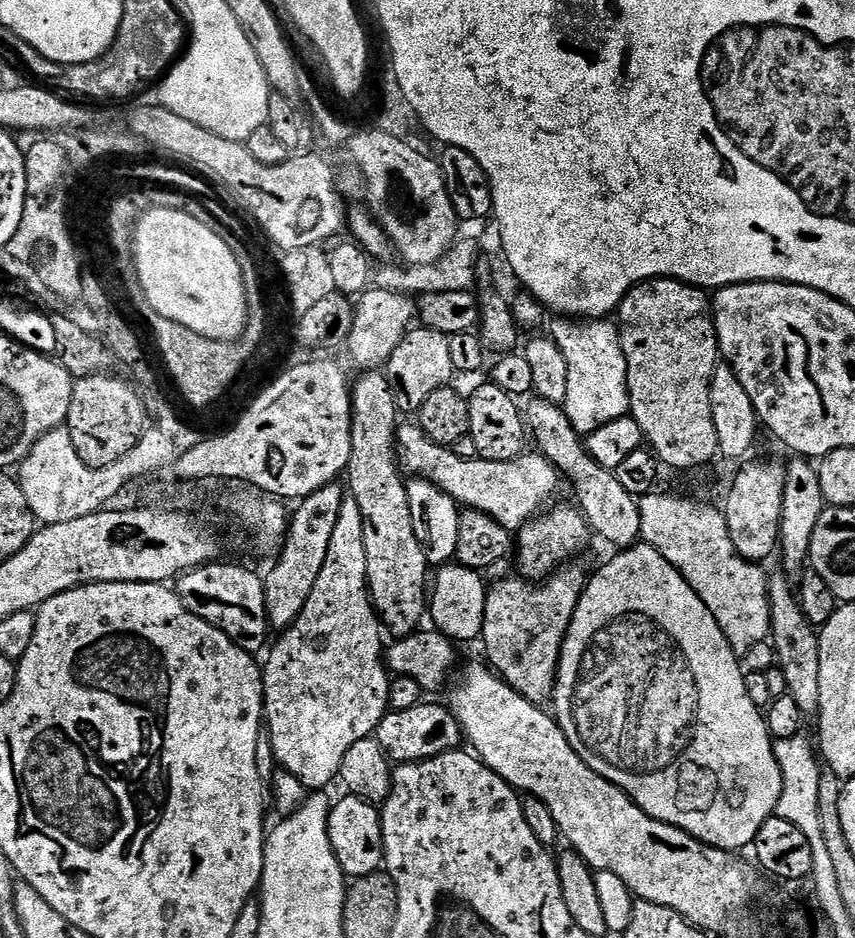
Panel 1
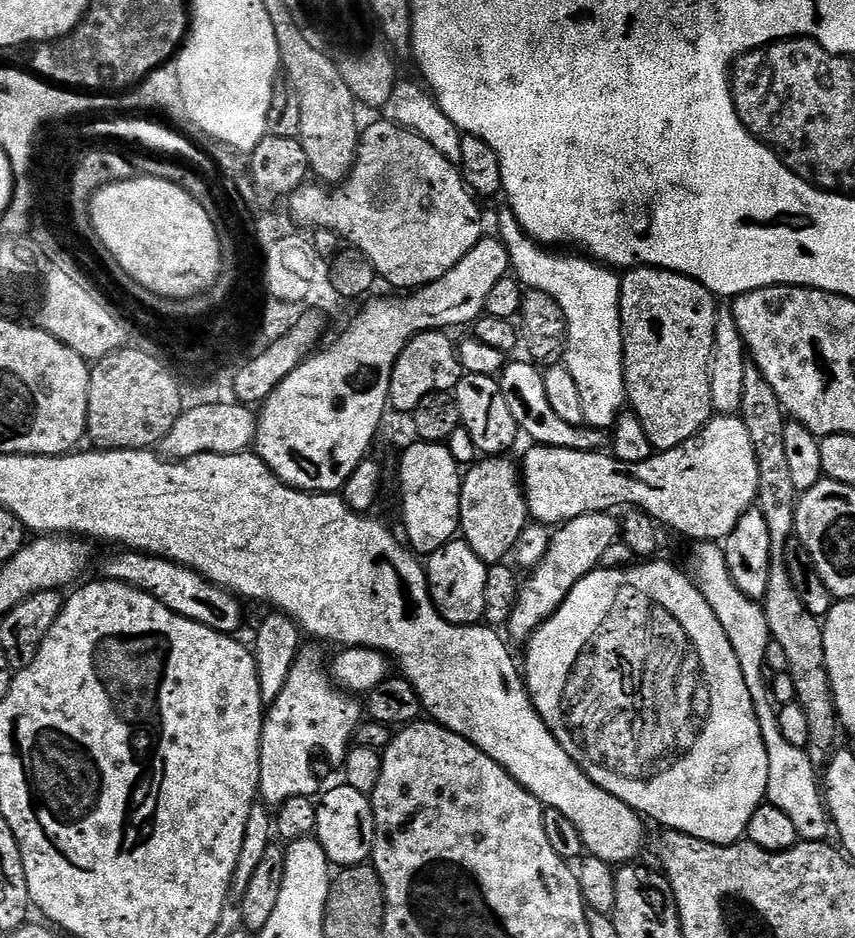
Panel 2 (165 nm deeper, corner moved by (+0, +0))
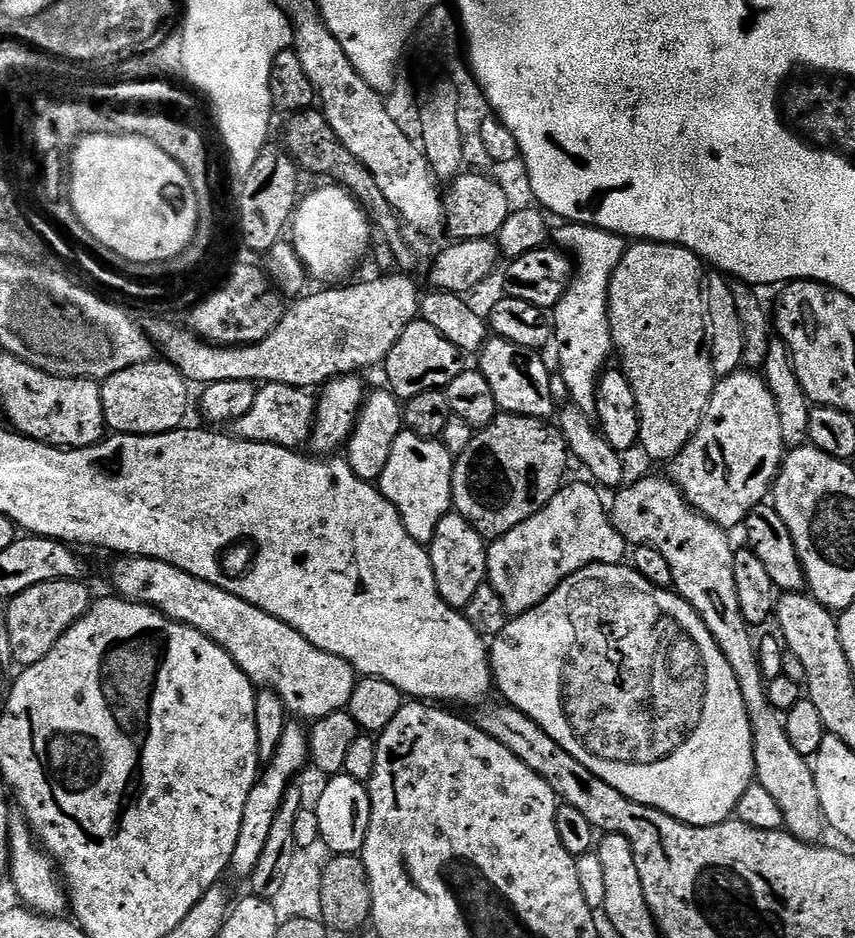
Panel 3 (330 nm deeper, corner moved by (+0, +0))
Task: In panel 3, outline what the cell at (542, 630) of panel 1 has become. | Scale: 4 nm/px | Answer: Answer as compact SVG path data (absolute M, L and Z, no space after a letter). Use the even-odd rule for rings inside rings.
M648 476L645 480L638 481L637 484L630 484L621 487L613 495L617 496L610 500L610 515L614 530L618 530L618 534L622 534L629 545L645 544L658 550L662 558L666 558L667 564L670 565L672 588L700 615L702 622L706 622L706 630L710 630L714 642L718 642L722 654L726 654L726 662L730 662L730 670L734 670L738 678L738 686L742 690L742 698L746 702L746 710L752 727L752 749L756 767L755 783L765 788L774 797L774 802L778 802L778 807L782 809L784 828L790 835L809 842L819 841L819 836L826 832L826 825L822 806L818 802L818 786L814 786L812 765L805 756L798 754L798 750L794 750L794 746L790 746L790 738L786 738L784 729L784 717L778 710L774 710L774 706L770 706L768 701L768 685L759 668L757 645L754 643L754 637L752 638L748 633L751 632L750 625L742 618L742 610L738 606L738 590L734 586L736 552L731 542L728 541L729 533L692 508L680 489L674 485L672 480L664 476L663 478Z

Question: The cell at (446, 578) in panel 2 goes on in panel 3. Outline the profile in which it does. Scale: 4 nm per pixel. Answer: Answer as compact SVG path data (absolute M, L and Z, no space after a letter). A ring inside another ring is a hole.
M453 510L438 522L438 530L434 534L428 548L428 556L432 560L434 582L438 586L438 594L450 607L462 610L474 598L478 586L488 579L488 549L483 536Z

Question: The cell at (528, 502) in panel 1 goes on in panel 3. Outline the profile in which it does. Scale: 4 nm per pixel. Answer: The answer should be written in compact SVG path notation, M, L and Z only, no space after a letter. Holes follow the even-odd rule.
M741 370L723 377L717 383L698 430L690 443L671 461L668 476L692 508L720 528L733 530L743 525L750 510L769 497L785 454L786 445L782 438L782 426L778 423L778 406L774 402L774 394L770 394L763 375L752 370Z

